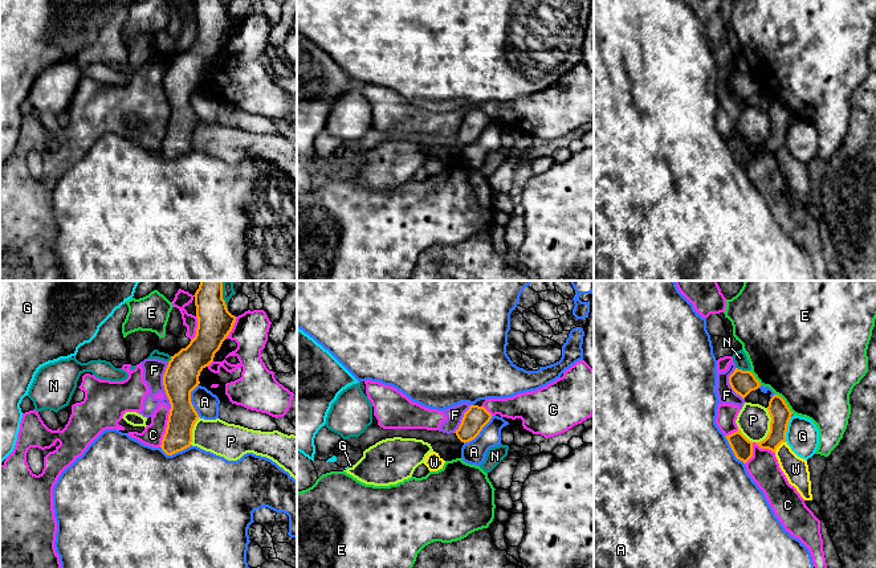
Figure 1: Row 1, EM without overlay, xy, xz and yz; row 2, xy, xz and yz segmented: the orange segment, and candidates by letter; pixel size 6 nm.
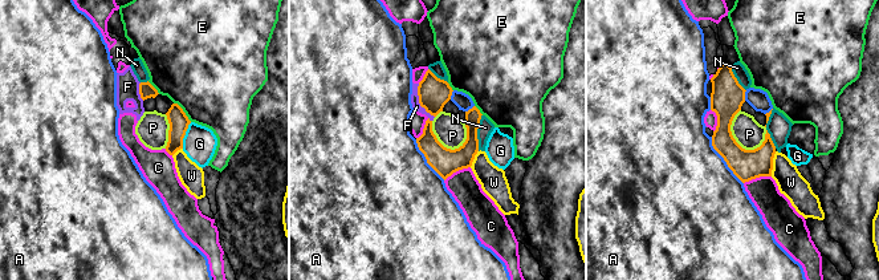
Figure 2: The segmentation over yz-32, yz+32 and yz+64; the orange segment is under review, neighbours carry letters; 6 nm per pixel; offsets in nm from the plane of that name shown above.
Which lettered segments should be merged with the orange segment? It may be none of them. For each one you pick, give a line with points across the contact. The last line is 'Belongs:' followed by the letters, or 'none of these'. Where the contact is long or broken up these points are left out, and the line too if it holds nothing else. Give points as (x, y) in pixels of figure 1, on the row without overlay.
Belongs: none of these

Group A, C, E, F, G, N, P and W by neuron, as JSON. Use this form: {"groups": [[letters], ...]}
{"groups": [["A"], ["C", "F"], ["E"], ["G"], ["N"], ["P"], ["W"]]}

